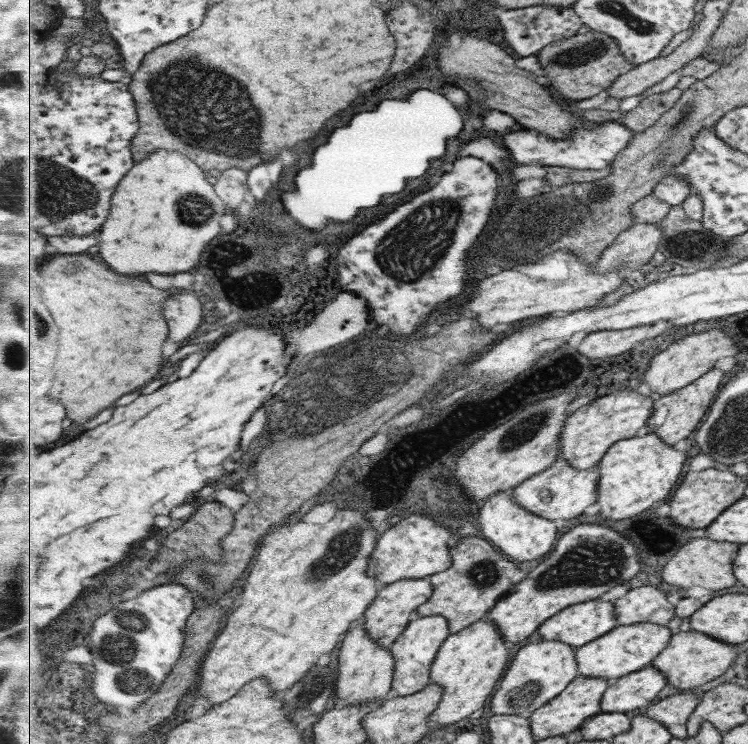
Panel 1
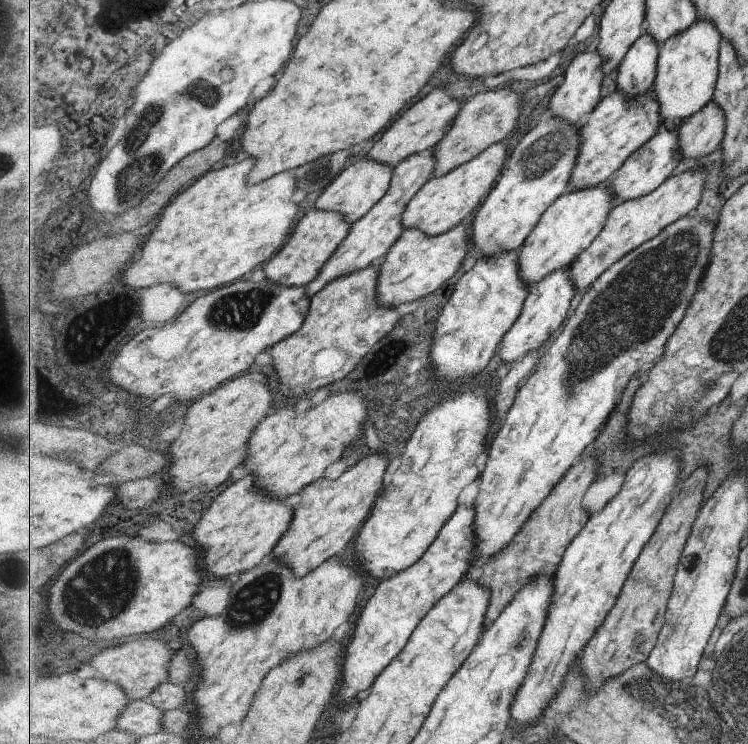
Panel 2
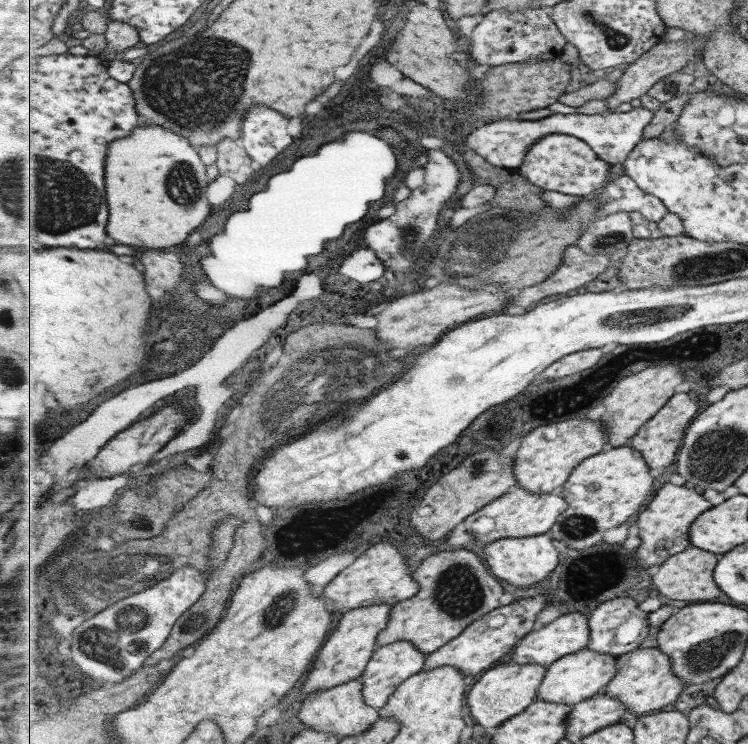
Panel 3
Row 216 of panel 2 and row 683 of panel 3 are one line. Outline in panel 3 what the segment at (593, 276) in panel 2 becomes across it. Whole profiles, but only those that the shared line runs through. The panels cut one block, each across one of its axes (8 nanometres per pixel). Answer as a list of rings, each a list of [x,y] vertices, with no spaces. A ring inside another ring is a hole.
[[[658,647],[639,648],[618,658],[618,673],[604,688],[603,693],[621,701],[628,712],[645,714],[662,709],[667,704],[674,704],[685,685],[686,682],[672,671],[672,658],[668,654]]]

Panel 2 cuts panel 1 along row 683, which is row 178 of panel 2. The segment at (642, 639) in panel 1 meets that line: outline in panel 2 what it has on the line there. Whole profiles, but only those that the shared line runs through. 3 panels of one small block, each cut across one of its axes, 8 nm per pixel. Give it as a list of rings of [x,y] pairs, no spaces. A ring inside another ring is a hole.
[[[614,176],[599,186],[562,194],[543,214],[542,220],[539,220],[526,243],[518,250],[521,276],[529,282],[530,289],[553,272],[571,266],[599,238],[611,210],[617,206],[611,192],[613,180]]]

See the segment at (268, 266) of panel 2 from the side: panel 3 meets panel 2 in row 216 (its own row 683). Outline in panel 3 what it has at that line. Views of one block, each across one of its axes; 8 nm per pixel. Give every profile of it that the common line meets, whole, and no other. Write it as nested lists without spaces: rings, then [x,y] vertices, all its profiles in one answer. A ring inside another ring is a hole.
[[[375,604],[373,606],[355,608],[343,613],[342,619],[319,651],[313,668],[304,678],[302,693],[309,695],[320,690],[329,690],[334,686],[351,682],[360,678],[373,658],[378,647],[378,637],[391,622],[390,612],[393,604]]]

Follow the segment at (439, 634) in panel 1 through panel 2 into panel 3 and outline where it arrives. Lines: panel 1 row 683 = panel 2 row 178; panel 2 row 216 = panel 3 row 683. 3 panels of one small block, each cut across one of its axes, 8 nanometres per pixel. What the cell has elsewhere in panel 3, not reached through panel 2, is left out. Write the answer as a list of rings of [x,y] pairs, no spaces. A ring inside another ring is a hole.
[[[400,640],[393,644],[388,644],[377,648],[373,658],[367,665],[366,671],[362,674],[363,681],[363,701],[367,702],[373,708],[382,710],[391,700],[391,695],[407,679],[422,672],[428,655],[421,652],[410,640]]]

